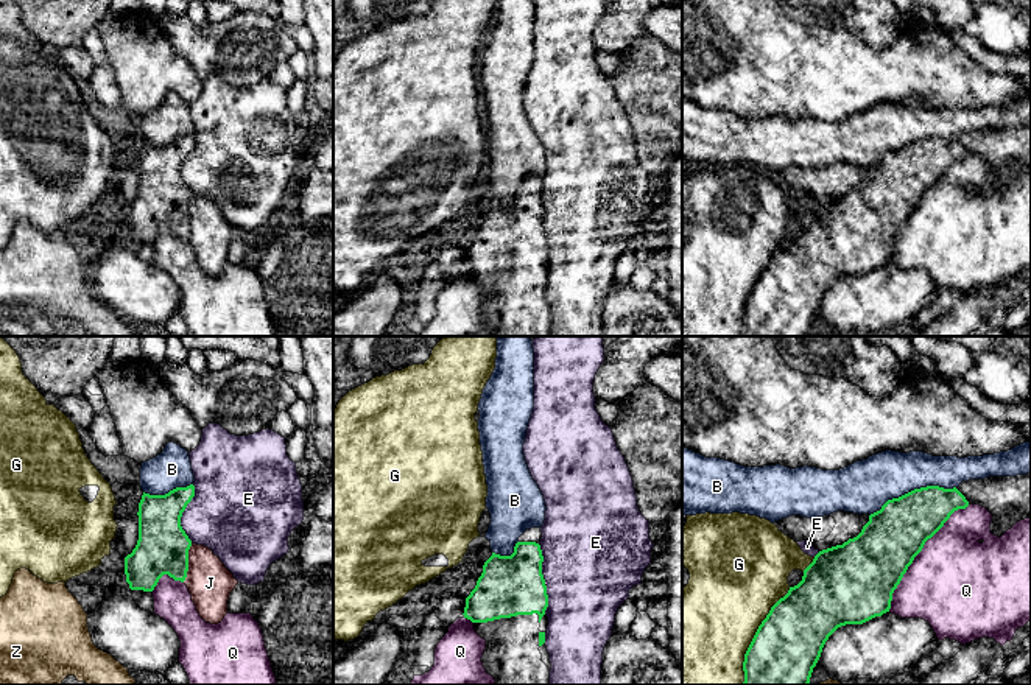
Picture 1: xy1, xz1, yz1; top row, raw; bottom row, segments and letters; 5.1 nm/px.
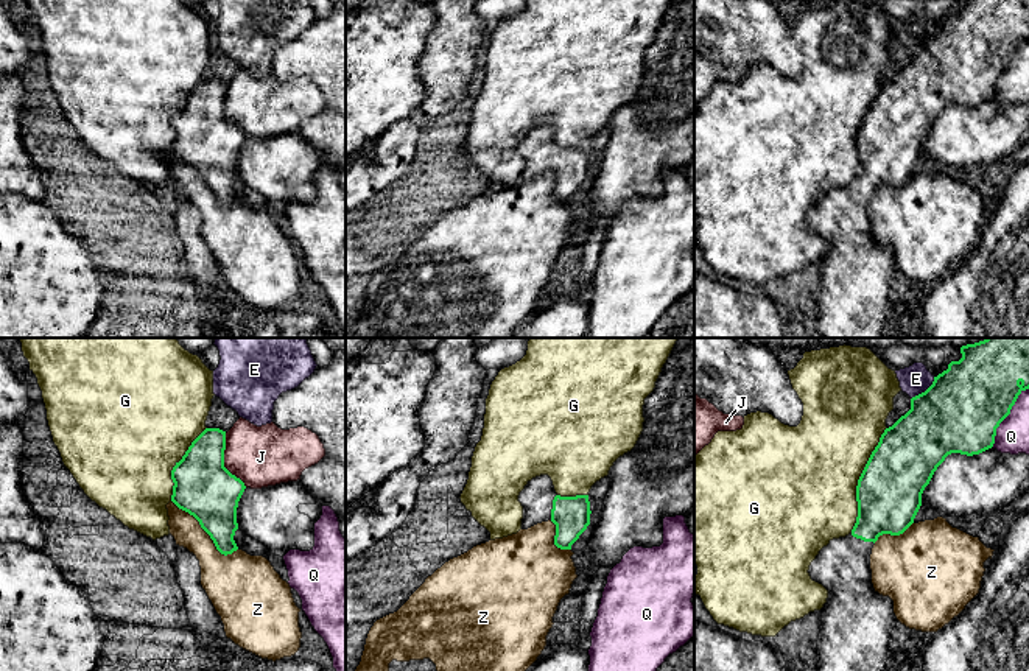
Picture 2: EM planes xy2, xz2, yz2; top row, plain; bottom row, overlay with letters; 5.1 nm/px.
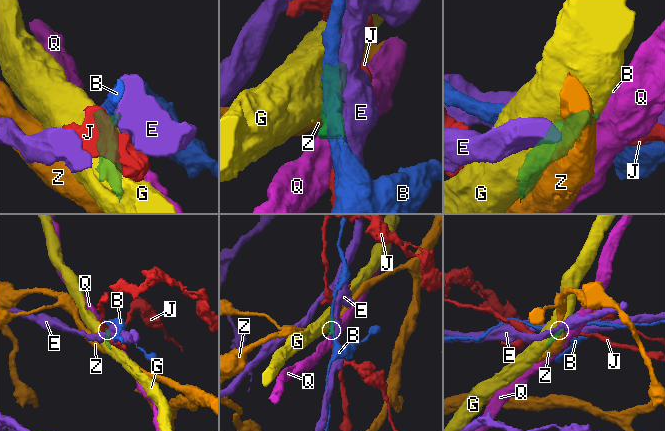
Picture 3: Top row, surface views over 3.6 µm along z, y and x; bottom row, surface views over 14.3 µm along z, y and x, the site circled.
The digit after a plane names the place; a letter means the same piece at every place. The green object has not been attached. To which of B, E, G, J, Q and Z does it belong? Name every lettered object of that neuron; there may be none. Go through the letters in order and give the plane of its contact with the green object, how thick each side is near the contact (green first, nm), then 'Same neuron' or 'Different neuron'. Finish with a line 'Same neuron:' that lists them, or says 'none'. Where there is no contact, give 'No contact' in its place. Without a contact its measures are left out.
B: Touches green in yz1. Thickness 300 nm (green) against 280 nm. Different neuron
E: Touches green in xz1. Thickness 320 nm (green) against 480 nm. Different neuron
G: Touches green in yz2. Thickness 340 nm (green) against 500 nm. Different neuron
J: Touches green in xy2. Thickness 300 nm (green) against 320 nm. Different neuron
Q: Touches green in yz1. Thickness 340 nm (green) against 480 nm. Different neuron
Z: Touches green in xy2. Thickness 300 nm (green) against 220 nm. Different neuron
Same neuron: none

